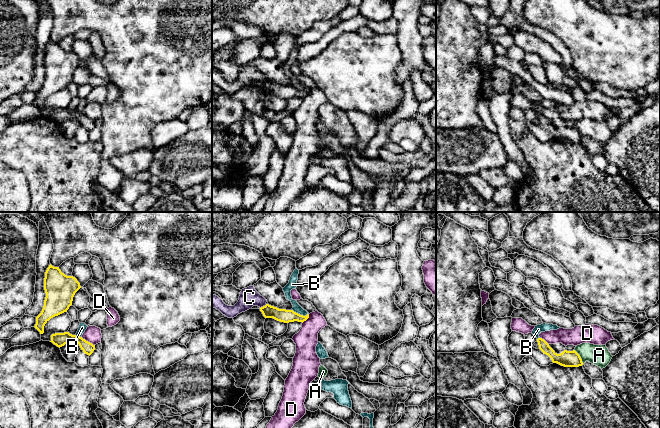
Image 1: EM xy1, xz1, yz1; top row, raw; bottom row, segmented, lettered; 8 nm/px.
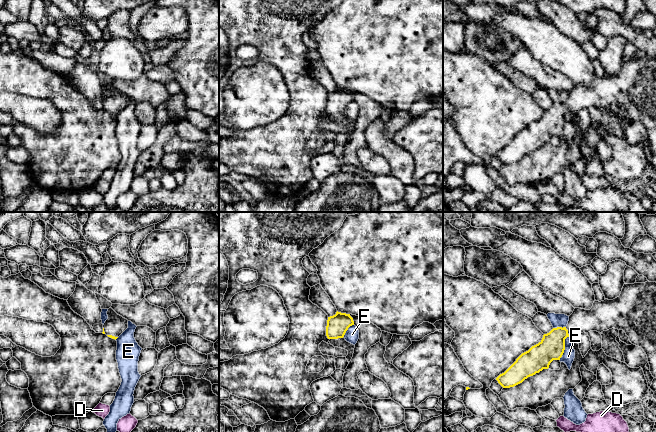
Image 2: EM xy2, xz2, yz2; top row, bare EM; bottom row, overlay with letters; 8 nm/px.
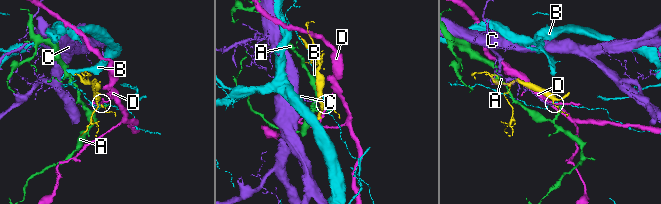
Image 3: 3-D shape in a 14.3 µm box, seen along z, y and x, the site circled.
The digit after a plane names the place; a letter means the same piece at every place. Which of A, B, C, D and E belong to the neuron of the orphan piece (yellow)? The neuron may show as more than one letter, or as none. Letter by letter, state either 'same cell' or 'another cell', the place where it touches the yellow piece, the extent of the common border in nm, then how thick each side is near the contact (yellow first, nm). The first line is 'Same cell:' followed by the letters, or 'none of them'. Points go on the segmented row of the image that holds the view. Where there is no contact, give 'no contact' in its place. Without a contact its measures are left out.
Same cell: none of them
A: another cell | yz1 (580, 357) | 130 nm | 130/170 nm
B: another cell | xz1 (299, 314) | 140 nm | 110/70 nm
C: another cell | xz1 (263, 306) | 70 nm | 110/160 nm
D: another cell | xy1 (87, 341) | 130 nm | 110/140 nm
E: another cell | yz2 (564, 347) | 200 nm | 200/100 nm

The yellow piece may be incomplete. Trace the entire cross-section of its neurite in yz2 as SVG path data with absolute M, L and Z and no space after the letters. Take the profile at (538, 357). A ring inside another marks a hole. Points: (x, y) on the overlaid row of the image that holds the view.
M656 282L624 284L619 297L604 301L594 301L590 310L575 308L569 316L566 327L553 328L544 334L542 340L522 353L516 361L496 380L503 388L514 387L530 376L548 369L553 360L560 360L565 350L567 337L577 338L581 333L609 329L623 330L632 344L641 347L647 355L650 372L656 378Z

